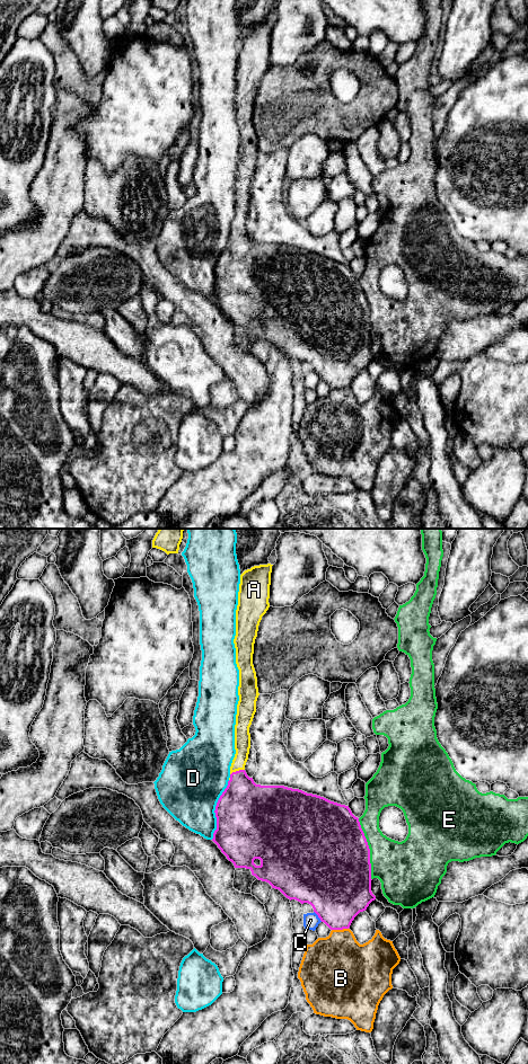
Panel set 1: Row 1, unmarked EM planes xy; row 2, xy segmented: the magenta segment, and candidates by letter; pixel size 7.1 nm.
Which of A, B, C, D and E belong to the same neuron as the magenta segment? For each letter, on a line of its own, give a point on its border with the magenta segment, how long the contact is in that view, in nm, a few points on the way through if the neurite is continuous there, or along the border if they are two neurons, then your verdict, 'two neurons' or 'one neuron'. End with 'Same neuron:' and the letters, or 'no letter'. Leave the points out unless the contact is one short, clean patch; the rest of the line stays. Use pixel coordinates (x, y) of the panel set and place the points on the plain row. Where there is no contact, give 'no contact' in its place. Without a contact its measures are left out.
A: xy (237, 230) | 110 nm | one neuron
B: xy (340, 388) | 120 nm | two neurons
C: xy (318, 375) | 100 nm | two neurons
D: xy (216, 268) | 440 nm | two neurons
E: xy (369, 308) | 460 nm | two neurons
Same neuron: A

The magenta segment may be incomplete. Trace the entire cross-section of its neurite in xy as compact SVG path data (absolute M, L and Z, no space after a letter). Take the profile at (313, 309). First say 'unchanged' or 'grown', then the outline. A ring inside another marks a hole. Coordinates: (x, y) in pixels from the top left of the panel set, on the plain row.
grown | M271 23L254 25L240 34L234 98L236 123L239 128L239 160L235 184L236 213L230 225L228 245L215 265L217 289L212 300L234 322L235 327L249 328L258 339L269 342L272 347L279 348L290 360L296 358L301 363L310 363L320 380L331 389L349 388L354 376L360 371L366 370L369 363L376 358L371 351L370 308L359 277L352 273L349 265L317 254L284 245L256 243L245 230L250 207L249 186L256 171L256 160L259 154L253 124L254 103L262 76L270 66L272 25Z

